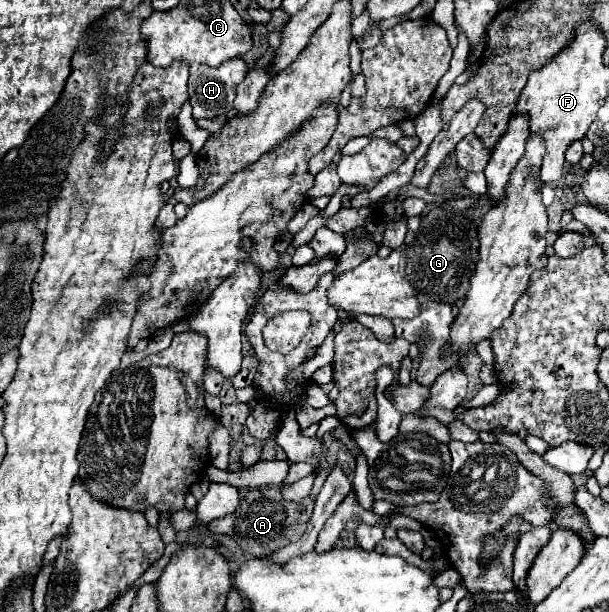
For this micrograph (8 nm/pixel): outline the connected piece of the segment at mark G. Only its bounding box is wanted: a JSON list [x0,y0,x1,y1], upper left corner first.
[327,200,479,320]

